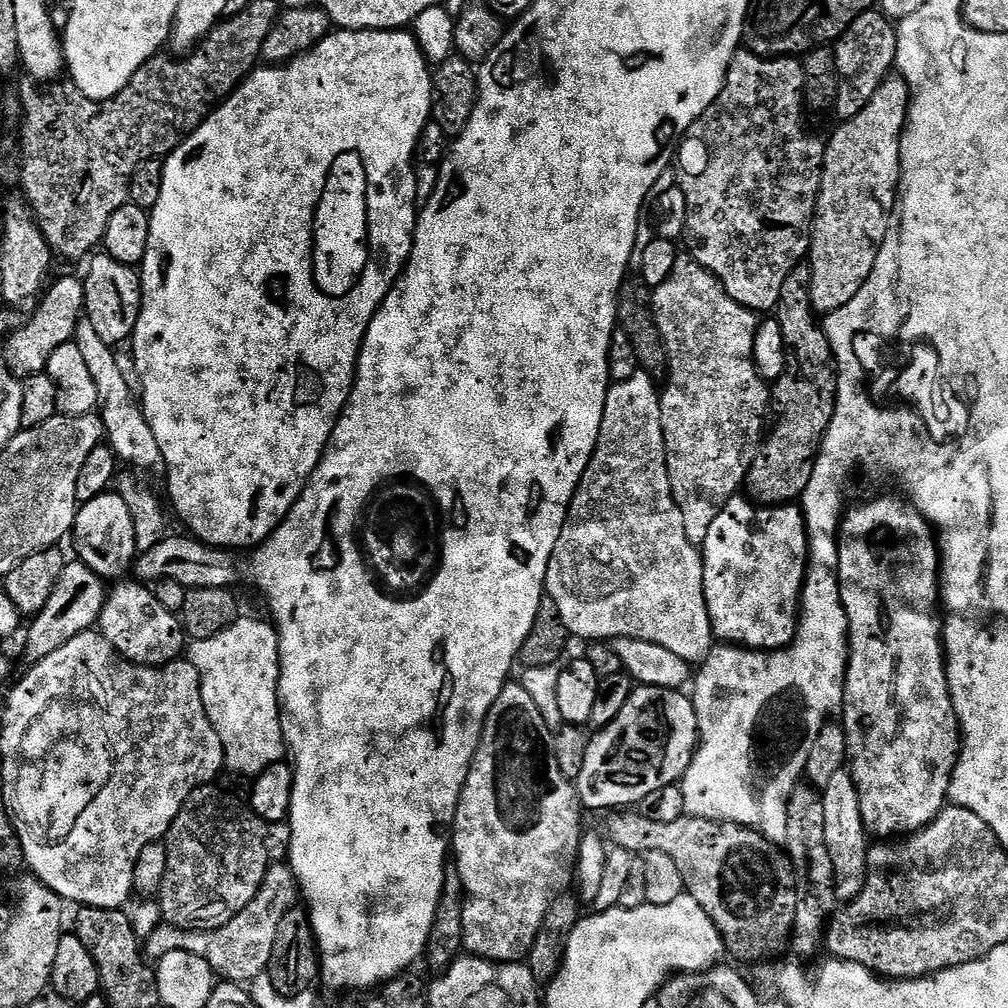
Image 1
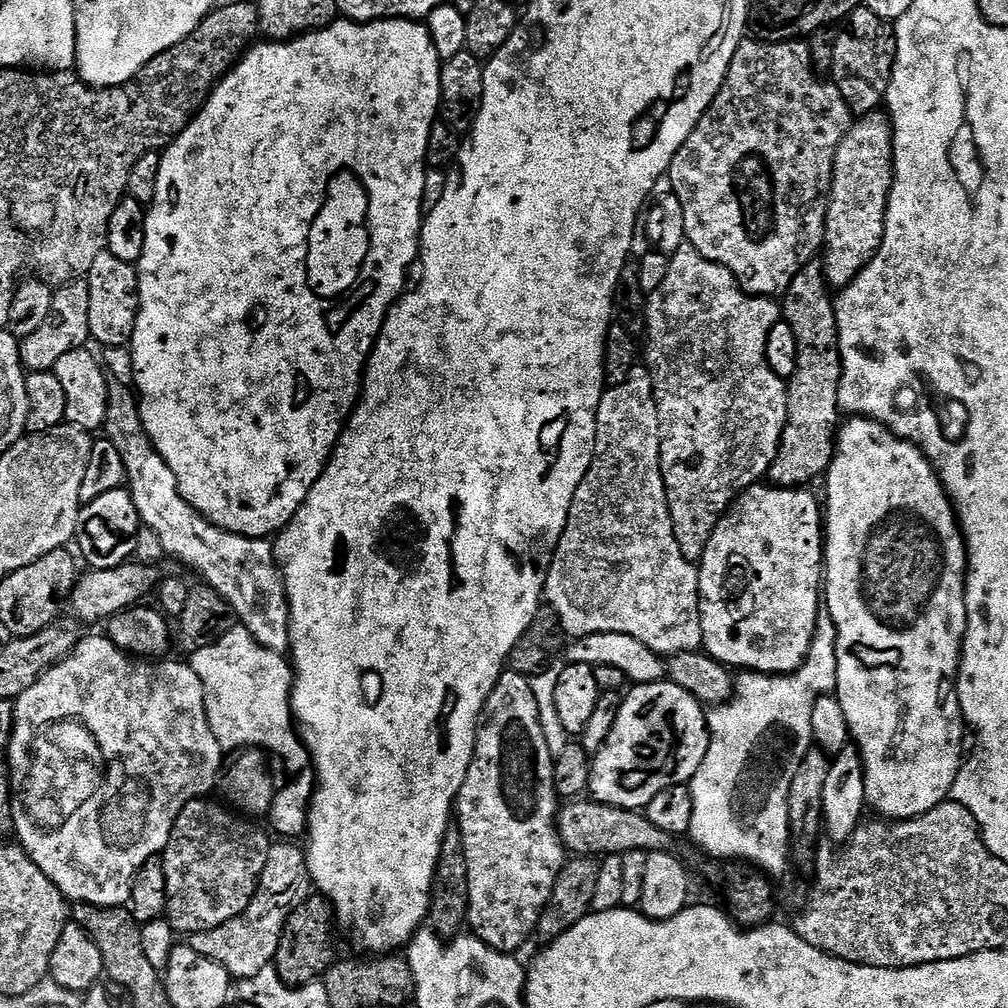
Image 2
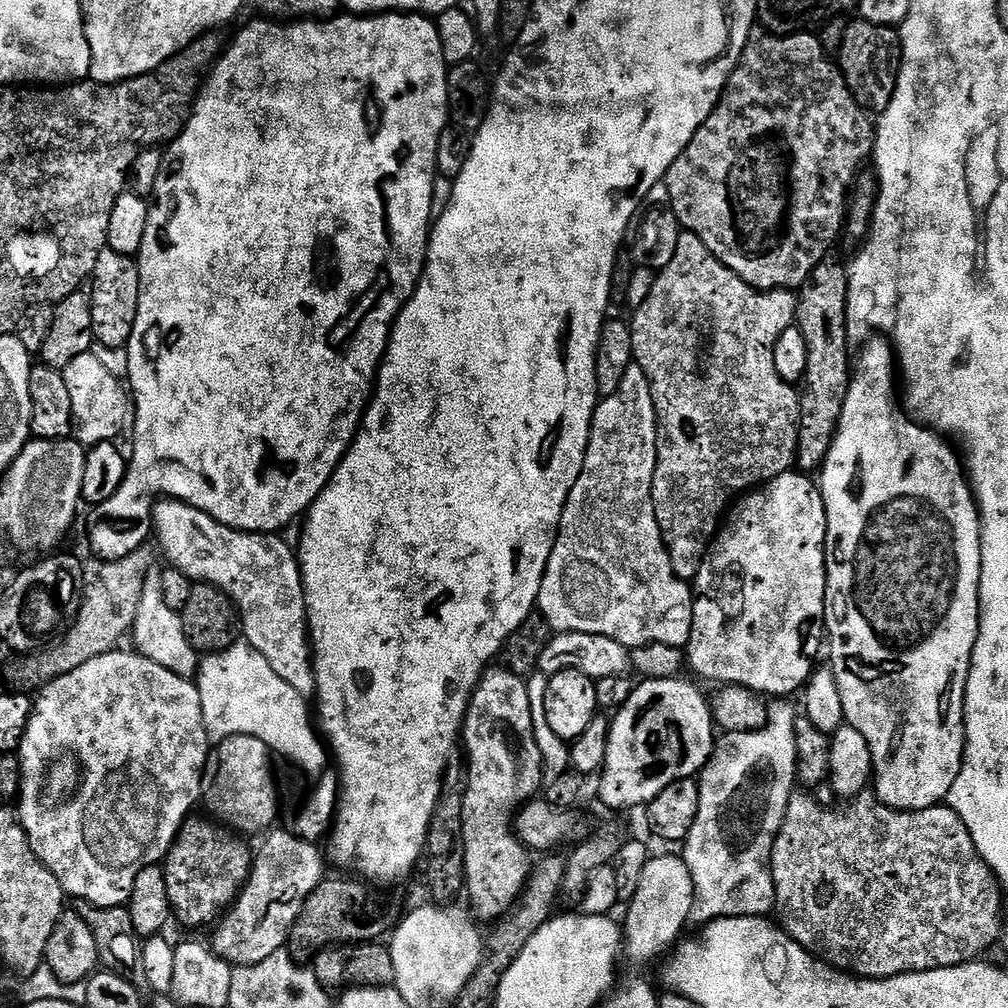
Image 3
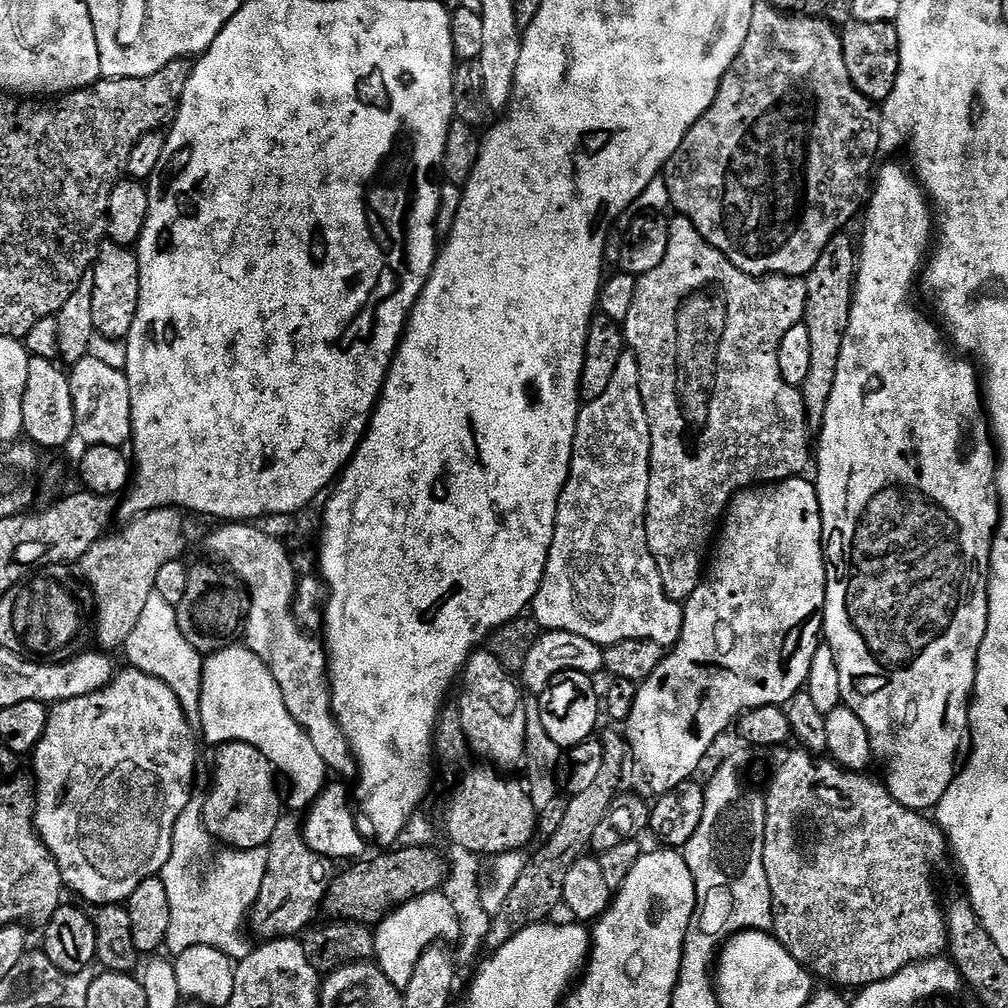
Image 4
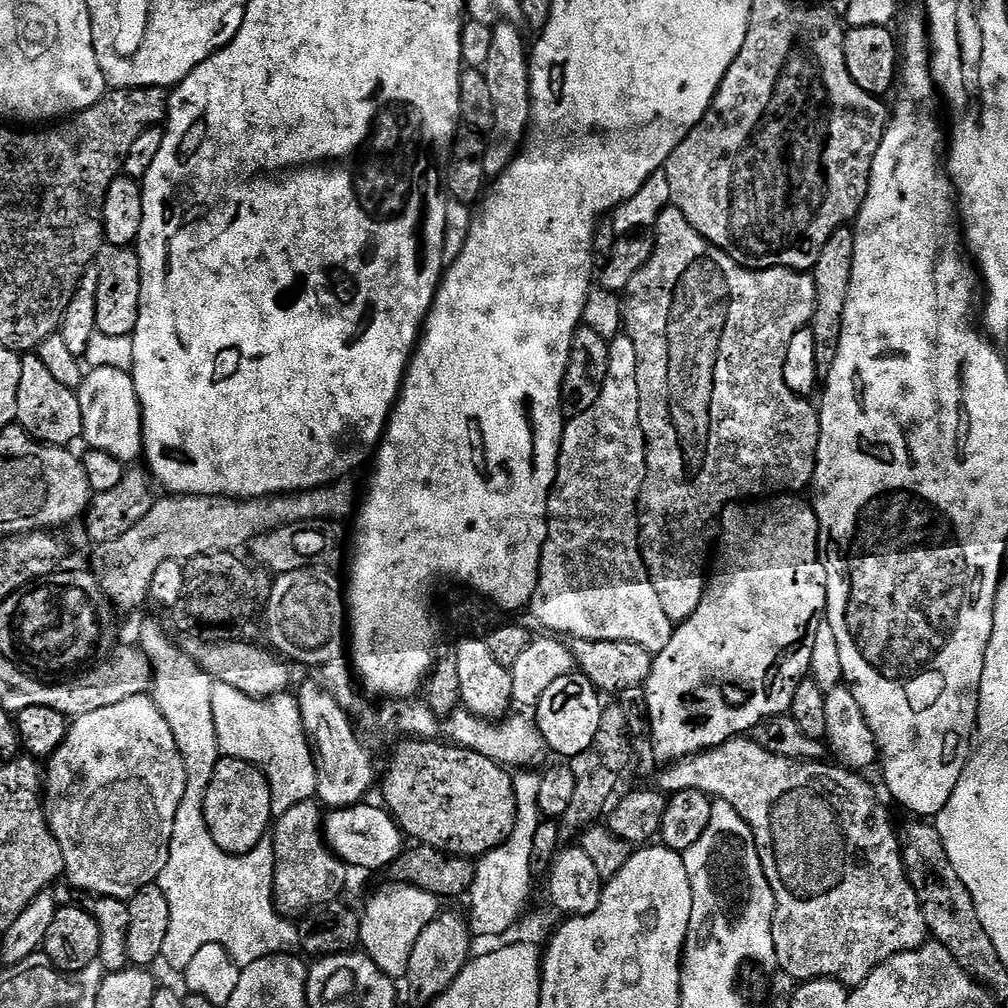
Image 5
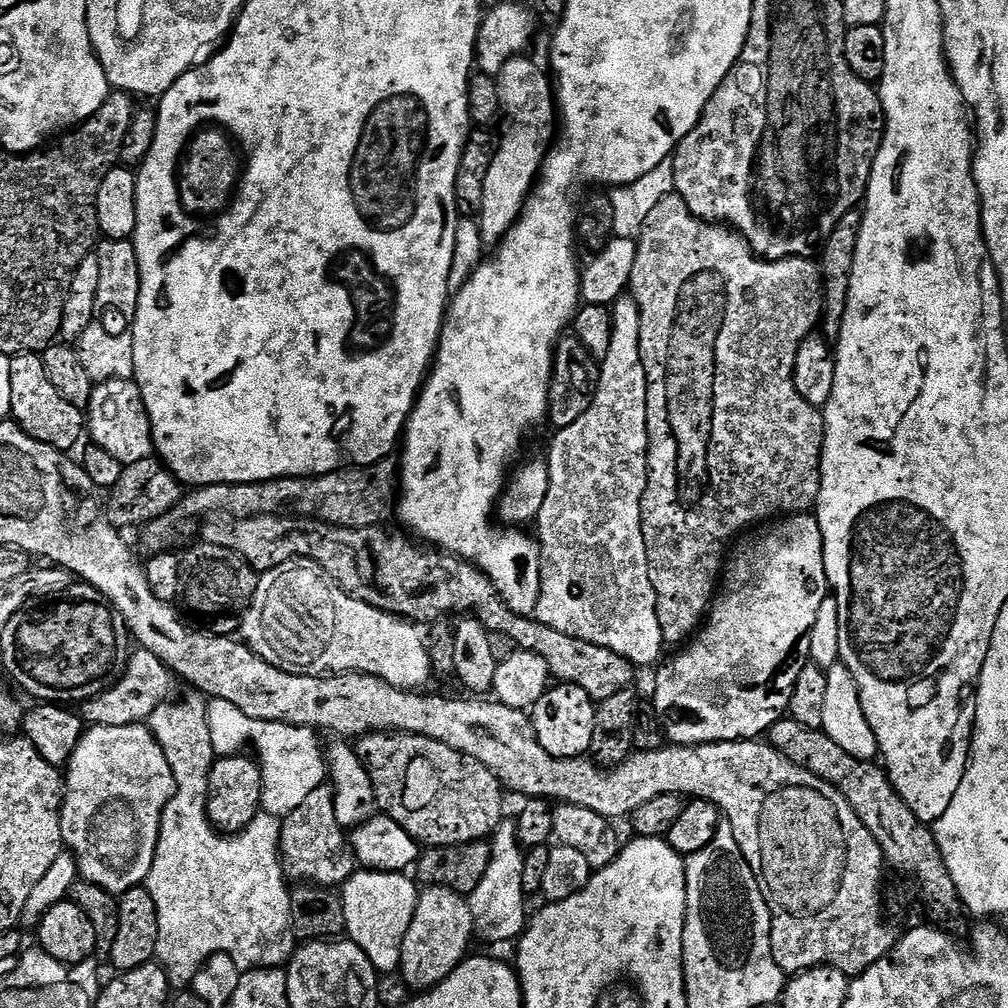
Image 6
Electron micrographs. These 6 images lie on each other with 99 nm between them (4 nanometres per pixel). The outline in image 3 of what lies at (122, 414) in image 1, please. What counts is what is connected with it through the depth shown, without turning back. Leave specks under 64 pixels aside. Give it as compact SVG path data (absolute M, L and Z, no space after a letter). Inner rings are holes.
M160 498L151 505L150 525L156 531L156 540L164 551L167 563L182 570L194 582L212 584L221 588L236 605L240 613L243 639L266 662L282 680L300 695L310 698L315 695L316 675L313 673L311 641L308 639L307 608L304 598L304 581L301 578L299 557L278 534L263 532L240 532L214 518L205 516L202 510L191 508L181 500Z

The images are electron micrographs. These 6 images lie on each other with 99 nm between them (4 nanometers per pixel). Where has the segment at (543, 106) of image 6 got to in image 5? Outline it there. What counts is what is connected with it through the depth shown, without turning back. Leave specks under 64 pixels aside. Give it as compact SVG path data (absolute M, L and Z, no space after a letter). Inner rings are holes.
M499 23L492 28L490 54L482 69L490 94L494 97L494 126L487 137L486 170L489 177L501 176L508 165L523 149L532 123L532 99L530 98L530 48L524 45L525 33L512 24Z

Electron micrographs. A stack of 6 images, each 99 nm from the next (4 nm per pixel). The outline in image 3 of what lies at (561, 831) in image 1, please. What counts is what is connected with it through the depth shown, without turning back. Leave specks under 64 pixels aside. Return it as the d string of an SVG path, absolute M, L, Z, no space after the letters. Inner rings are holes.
M490 666L476 687L464 719L464 882L479 920L495 922L517 901L530 875L527 848L513 830L514 817L541 791L543 758L534 734L528 681L504 666Z

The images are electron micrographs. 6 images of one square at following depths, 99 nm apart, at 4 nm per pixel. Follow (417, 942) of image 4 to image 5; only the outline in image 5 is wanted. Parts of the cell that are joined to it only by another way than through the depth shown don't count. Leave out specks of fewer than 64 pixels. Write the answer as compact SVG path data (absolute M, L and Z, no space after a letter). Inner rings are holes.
M388 882L385 888L380 888L368 900L364 912L360 916L360 943L366 955L390 977L404 978L407 974L407 963L410 962L410 952L414 942L422 934L422 930L434 922L442 912L441 897L430 894L421 888L412 888L409 884Z

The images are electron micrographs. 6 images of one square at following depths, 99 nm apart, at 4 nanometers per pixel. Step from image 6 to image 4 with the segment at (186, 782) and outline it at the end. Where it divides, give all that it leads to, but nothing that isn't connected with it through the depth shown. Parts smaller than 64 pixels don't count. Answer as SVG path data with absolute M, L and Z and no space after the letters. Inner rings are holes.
M157 592L150 594L150 599L147 600L146 607L142 609L142 615L138 618L138 626L134 626L130 638L126 638L122 655L129 660L127 663L131 667L166 682L166 686L174 690L188 719L193 722L199 721L204 656L198 650L194 650L190 642L186 642L182 629L178 627L176 608L170 606L170 602L164 601L162 594ZM193 791L190 802L186 802L186 810L178 814L178 822L174 822L170 858L166 858L166 866L162 866L159 874L160 881L166 886L166 898L170 898L170 930L166 948L167 951L172 951L172 954L179 954L194 946L210 946L226 954L234 962L239 962L245 960L254 950L254 944L248 941L249 933L246 931L246 925L249 923L252 907L255 906L258 894L262 890L262 878L266 878L268 849L262 847L244 851L224 850L222 851L224 853L208 868L214 839L207 832L203 822L204 799L203 791Z

